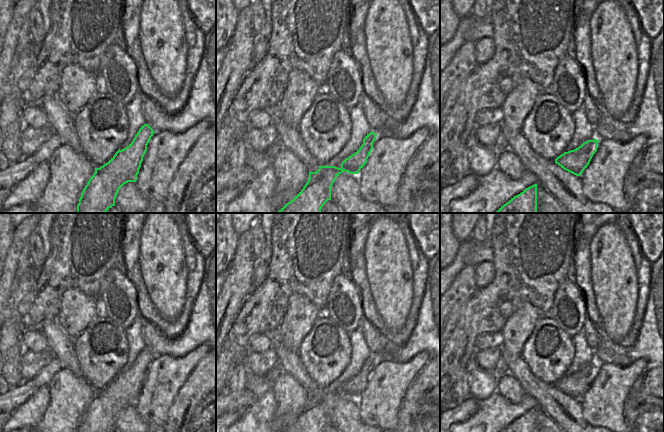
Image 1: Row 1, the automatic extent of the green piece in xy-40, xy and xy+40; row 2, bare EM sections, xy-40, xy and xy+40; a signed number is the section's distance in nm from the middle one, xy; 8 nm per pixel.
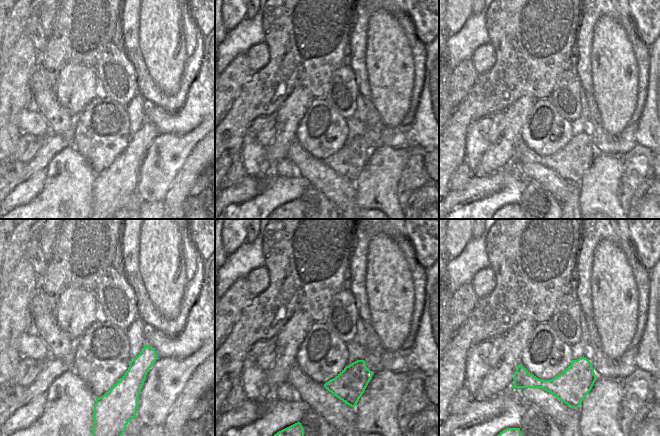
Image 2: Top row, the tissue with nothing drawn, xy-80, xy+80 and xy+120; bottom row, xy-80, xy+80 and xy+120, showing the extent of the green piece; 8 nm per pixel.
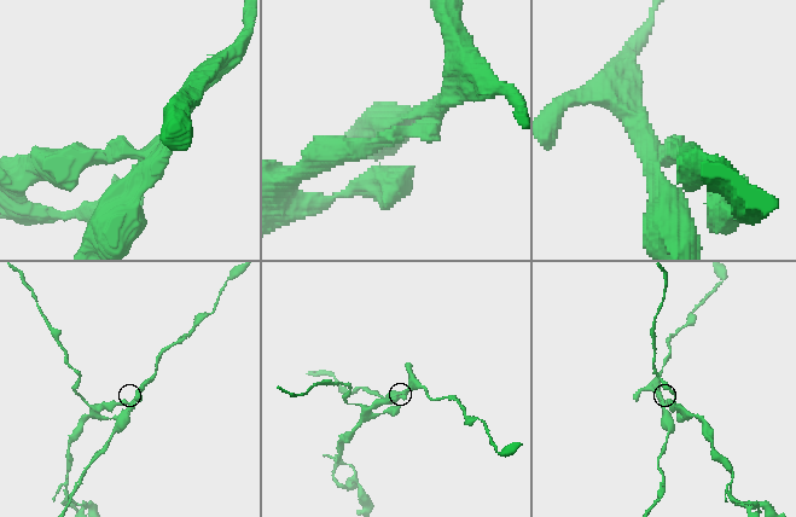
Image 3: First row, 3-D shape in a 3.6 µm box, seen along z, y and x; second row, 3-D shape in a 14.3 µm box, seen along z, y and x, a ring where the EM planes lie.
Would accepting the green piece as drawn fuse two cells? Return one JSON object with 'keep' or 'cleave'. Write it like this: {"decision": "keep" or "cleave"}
{"decision": "cleave"}

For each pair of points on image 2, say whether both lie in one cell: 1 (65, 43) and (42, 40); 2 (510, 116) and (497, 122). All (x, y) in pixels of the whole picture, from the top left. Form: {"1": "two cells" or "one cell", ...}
{"1": "two cells", "2": "two cells"}

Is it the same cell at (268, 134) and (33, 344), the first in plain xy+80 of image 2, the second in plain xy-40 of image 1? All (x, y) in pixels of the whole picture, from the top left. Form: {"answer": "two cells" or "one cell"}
{"answer": "two cells"}

